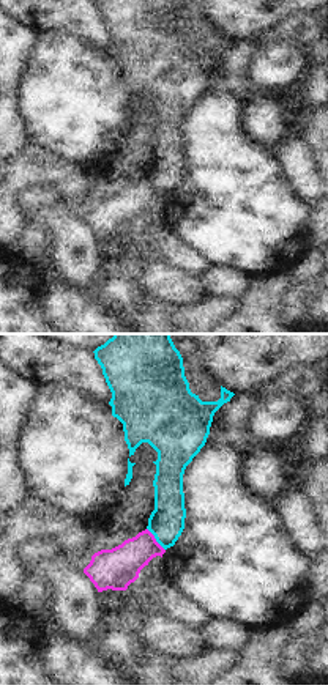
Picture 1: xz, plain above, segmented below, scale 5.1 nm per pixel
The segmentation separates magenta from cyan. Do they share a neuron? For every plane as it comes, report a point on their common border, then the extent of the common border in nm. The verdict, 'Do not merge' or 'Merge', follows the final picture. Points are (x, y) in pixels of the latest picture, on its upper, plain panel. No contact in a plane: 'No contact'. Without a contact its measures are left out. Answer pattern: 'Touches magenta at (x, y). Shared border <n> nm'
Touches magenta at (155, 186). Shared border 150 nm.

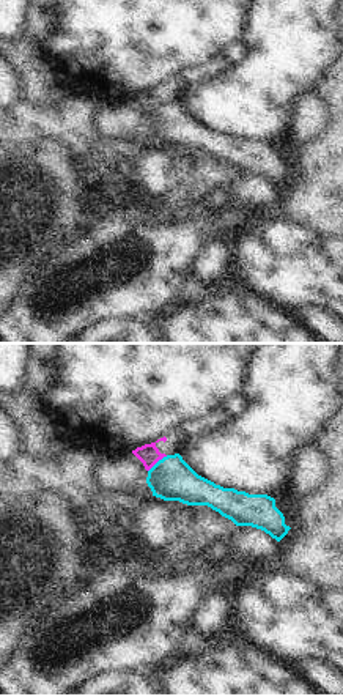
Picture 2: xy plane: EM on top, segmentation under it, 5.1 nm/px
Touches magenta at (158, 107). Shared border 130 nm.

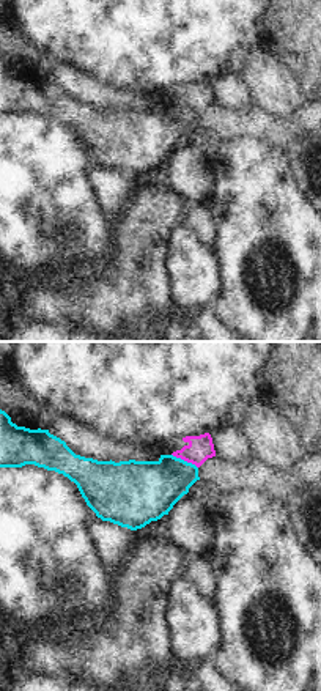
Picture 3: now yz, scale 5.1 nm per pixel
Touches magenta at (184, 107). Shared border 150 nm.

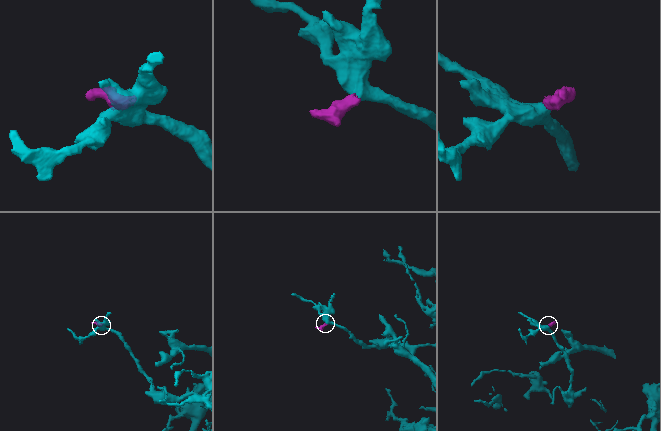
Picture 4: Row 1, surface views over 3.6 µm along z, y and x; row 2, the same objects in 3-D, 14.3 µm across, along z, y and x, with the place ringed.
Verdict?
Do not merge.

